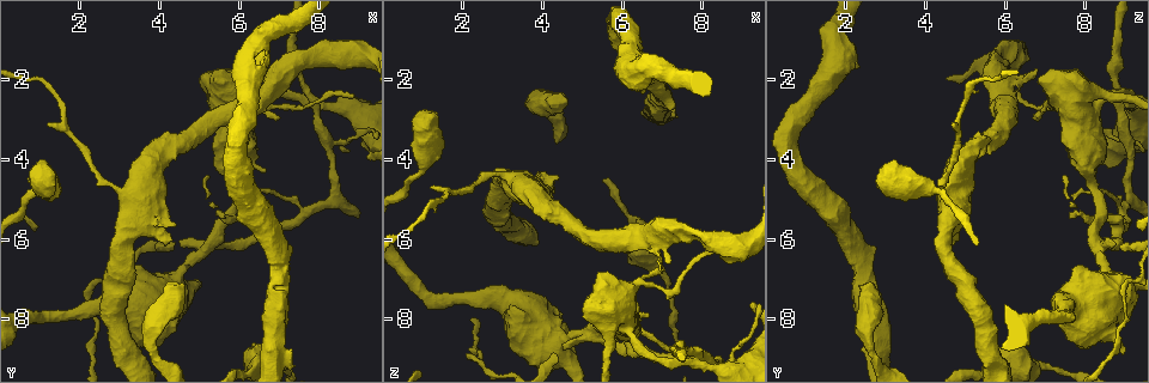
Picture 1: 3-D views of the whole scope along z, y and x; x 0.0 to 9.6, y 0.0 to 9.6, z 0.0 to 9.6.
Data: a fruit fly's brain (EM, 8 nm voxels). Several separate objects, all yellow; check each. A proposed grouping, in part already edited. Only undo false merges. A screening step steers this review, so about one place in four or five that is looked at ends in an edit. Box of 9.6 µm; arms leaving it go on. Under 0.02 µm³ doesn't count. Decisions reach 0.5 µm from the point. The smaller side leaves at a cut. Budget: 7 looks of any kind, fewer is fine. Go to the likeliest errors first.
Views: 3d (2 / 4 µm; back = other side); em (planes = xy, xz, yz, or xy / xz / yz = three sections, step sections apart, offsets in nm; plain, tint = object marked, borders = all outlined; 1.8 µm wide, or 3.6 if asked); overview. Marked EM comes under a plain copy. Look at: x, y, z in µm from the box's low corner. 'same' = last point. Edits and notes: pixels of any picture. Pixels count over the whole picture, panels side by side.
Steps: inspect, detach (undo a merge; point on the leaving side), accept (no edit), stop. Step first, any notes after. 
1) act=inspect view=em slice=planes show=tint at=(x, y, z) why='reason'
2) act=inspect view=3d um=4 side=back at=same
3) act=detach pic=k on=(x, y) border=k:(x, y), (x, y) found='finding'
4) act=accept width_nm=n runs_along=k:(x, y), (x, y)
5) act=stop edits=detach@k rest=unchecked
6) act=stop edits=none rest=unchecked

act=inspect view=3d um=4 at=(5.65, 2.25, 7.90) why='calibre changes'

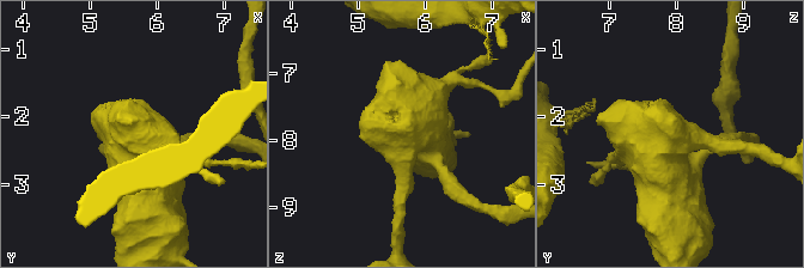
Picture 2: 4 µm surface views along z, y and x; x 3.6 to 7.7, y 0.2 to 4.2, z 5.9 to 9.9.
act=inspect view=em um=3.6 slice=planes show=tint at=(5.65, 2.30, 7.90)

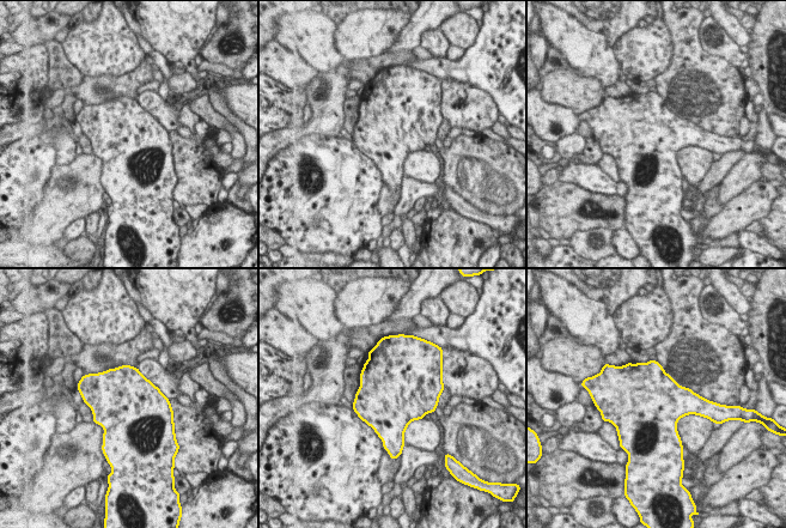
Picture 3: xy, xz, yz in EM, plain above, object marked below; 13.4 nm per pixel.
act=accept width_nm=900 found='continuous, no second cell'

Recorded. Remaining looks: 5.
act=inspect view=em um=3.6 slice=planes show=tint at=(6.50, 2.05, 1.45) why='side arm on a straight run'

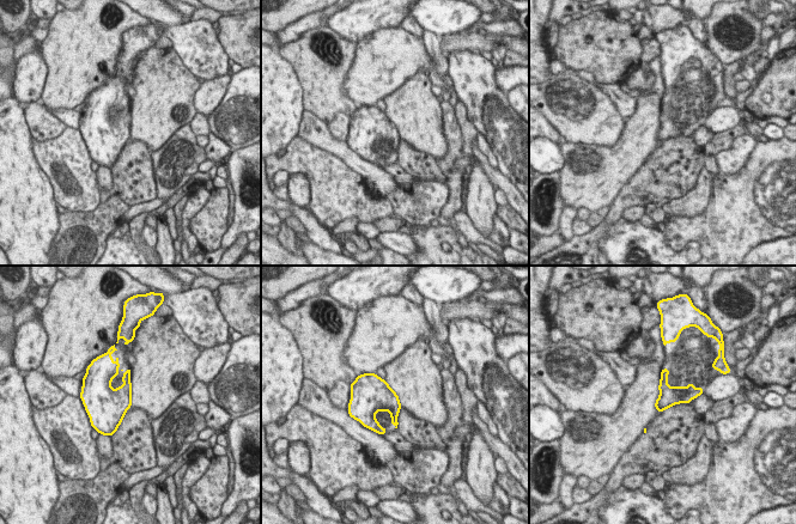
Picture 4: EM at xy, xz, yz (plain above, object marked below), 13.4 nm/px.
act=accept width_nm=260 found='one cell here'

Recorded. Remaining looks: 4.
act=inspect view=em slice=yz step=4 show=tint at=(5.25, 6.15, 8.30) why='a fork'

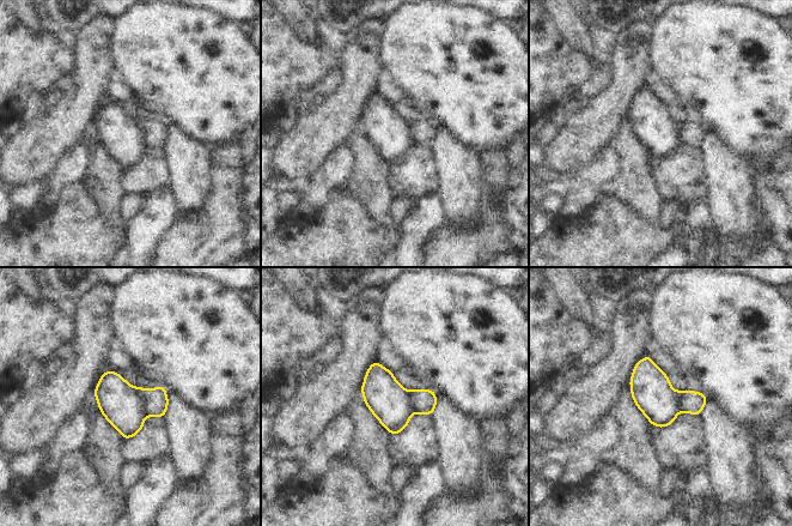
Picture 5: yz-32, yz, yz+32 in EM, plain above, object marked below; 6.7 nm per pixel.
act=inspect view=em slice=xz step=16 show=borders at=same

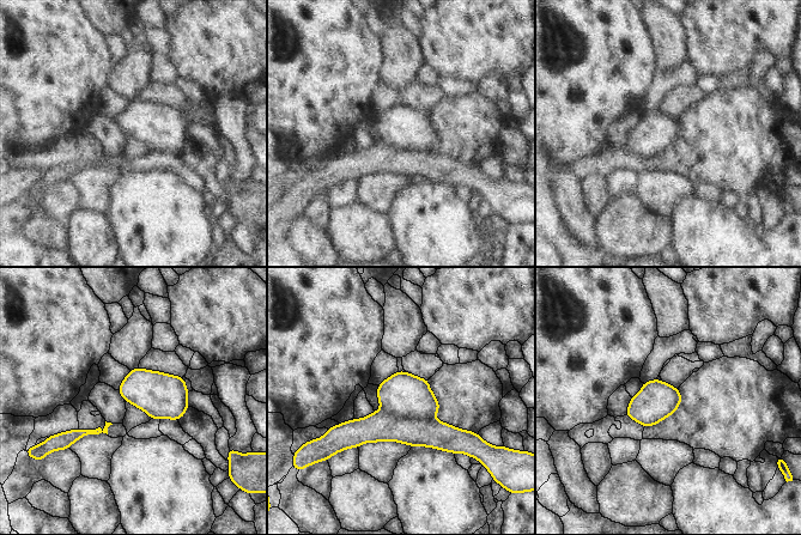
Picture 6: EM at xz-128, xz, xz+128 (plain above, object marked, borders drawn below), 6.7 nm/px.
act=detach pic=6 on=(378, 426) found='two cells meet here'

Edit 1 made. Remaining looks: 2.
act=stop edits=detach@6 rest=unchecked

